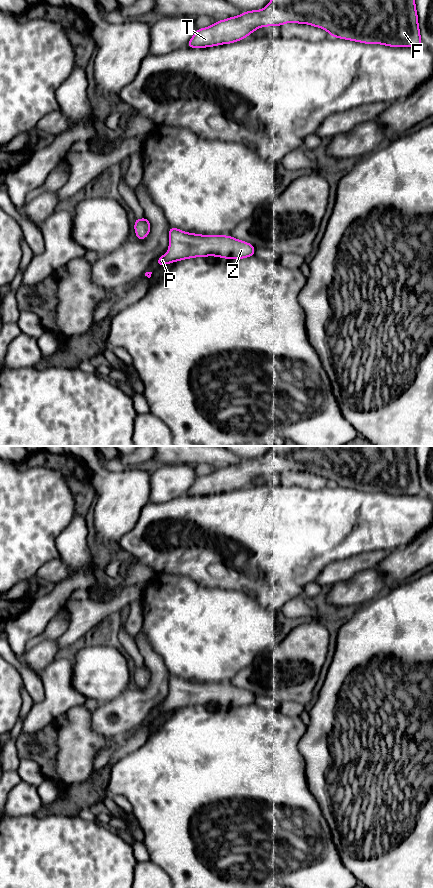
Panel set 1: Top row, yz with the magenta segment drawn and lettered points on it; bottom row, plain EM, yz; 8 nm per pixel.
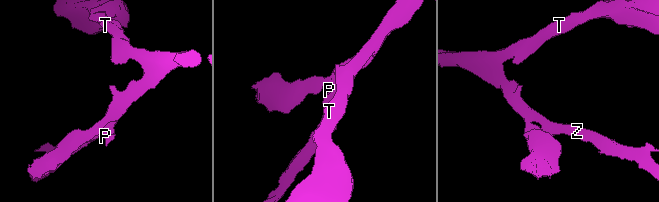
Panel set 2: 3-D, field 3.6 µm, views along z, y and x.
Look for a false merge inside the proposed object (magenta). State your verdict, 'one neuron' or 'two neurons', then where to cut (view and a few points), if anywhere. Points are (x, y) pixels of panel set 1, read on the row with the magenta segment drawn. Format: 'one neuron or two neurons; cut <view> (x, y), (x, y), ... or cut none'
one neuron; cut none

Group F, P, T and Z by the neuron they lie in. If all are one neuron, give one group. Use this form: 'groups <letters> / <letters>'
groups F P T Z

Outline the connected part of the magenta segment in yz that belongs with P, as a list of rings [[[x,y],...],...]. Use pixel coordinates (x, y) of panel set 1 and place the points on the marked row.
[[[169,227],[169,248],[165,255],[157,259],[157,267],[195,257],[215,256],[225,259],[244,259],[255,255],[255,247],[245,241],[225,235],[201,235],[187,233],[180,229]]]

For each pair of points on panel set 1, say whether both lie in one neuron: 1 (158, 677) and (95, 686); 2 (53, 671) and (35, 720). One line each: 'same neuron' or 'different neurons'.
1: different neurons
2: same neuron

